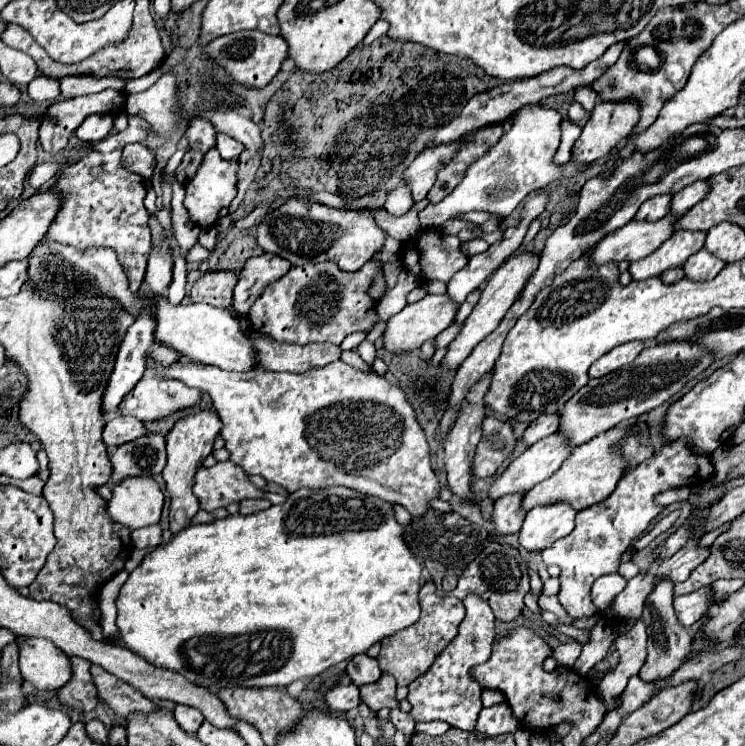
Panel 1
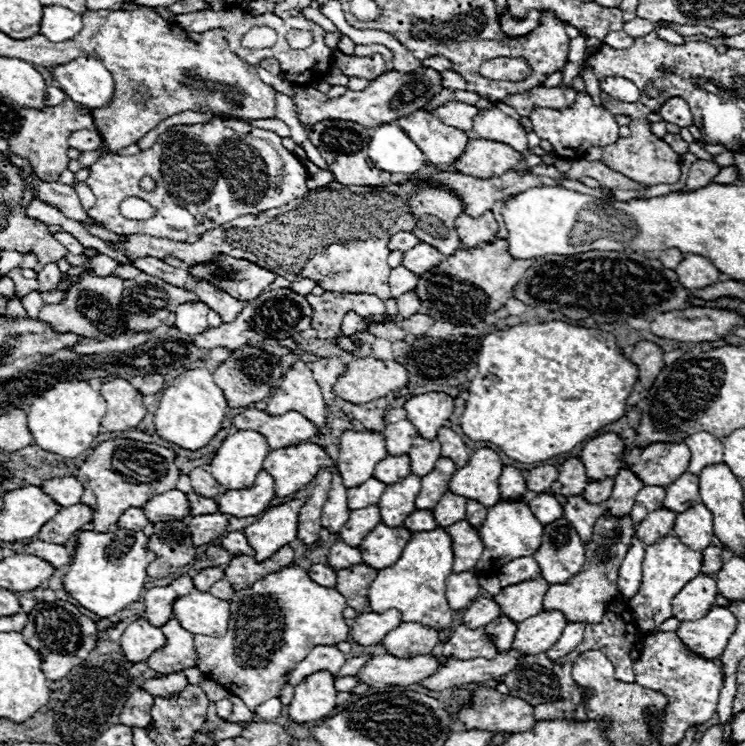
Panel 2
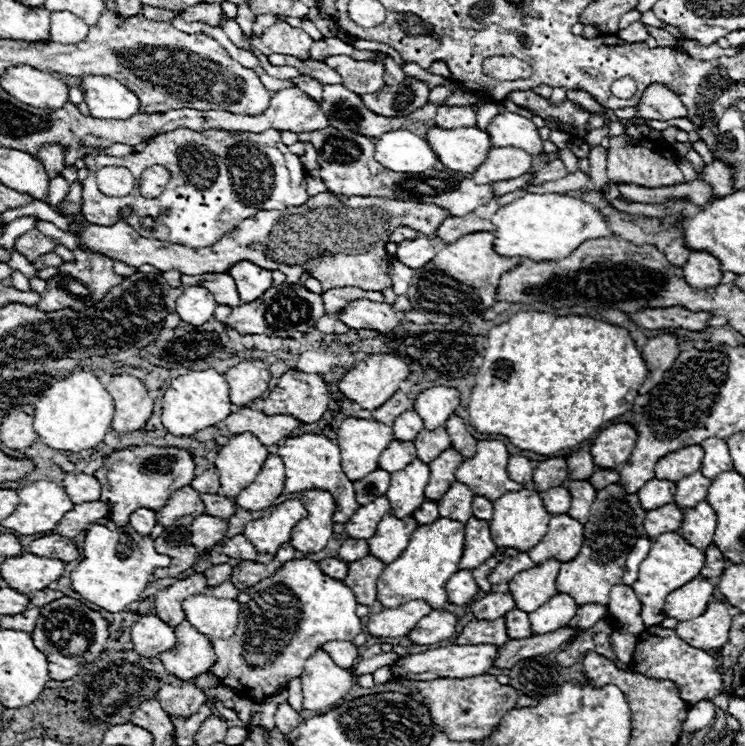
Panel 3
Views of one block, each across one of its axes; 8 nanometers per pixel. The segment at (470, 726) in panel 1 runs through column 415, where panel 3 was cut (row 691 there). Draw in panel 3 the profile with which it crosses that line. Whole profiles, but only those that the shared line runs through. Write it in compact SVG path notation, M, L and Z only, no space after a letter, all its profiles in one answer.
M652 626L640 632L630 668L648 678L676 682L680 688L682 700L688 706L696 706L704 698L714 698L722 688L722 678L716 668L716 660L708 652L684 642L674 630L662 628L662 626Z

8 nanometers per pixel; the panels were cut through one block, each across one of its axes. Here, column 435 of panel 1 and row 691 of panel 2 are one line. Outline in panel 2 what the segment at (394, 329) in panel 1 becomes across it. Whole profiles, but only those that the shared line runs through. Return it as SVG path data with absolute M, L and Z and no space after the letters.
M328 670L314 672L294 688L294 698L288 706L288 714L294 722L320 720L334 710L336 694L334 674Z

